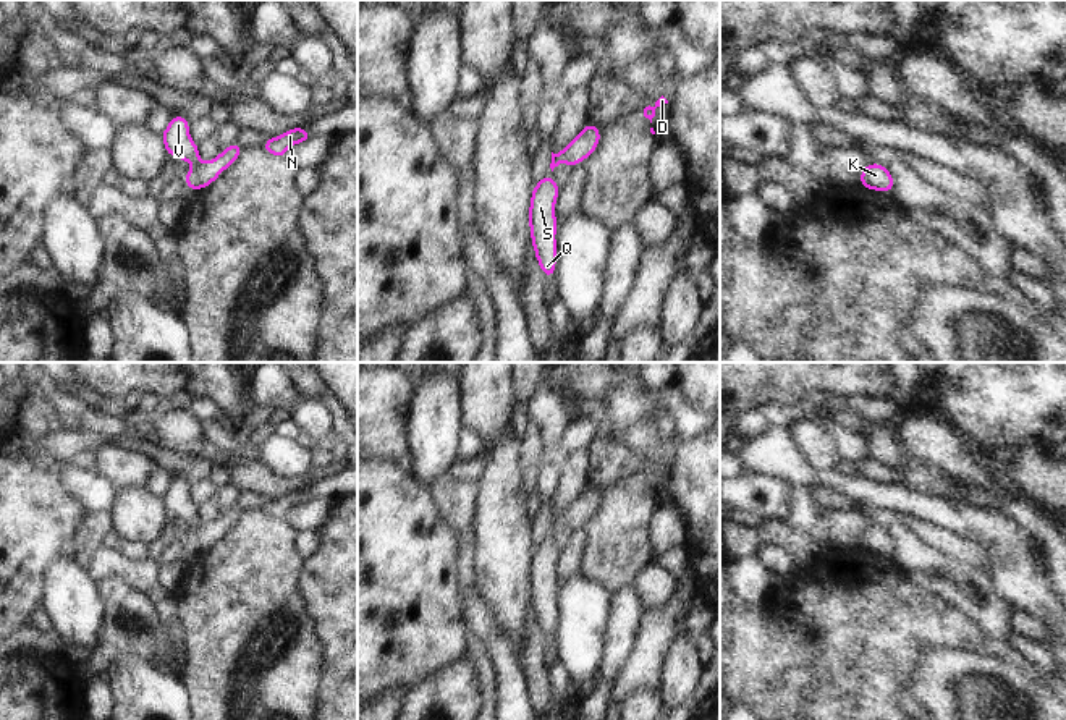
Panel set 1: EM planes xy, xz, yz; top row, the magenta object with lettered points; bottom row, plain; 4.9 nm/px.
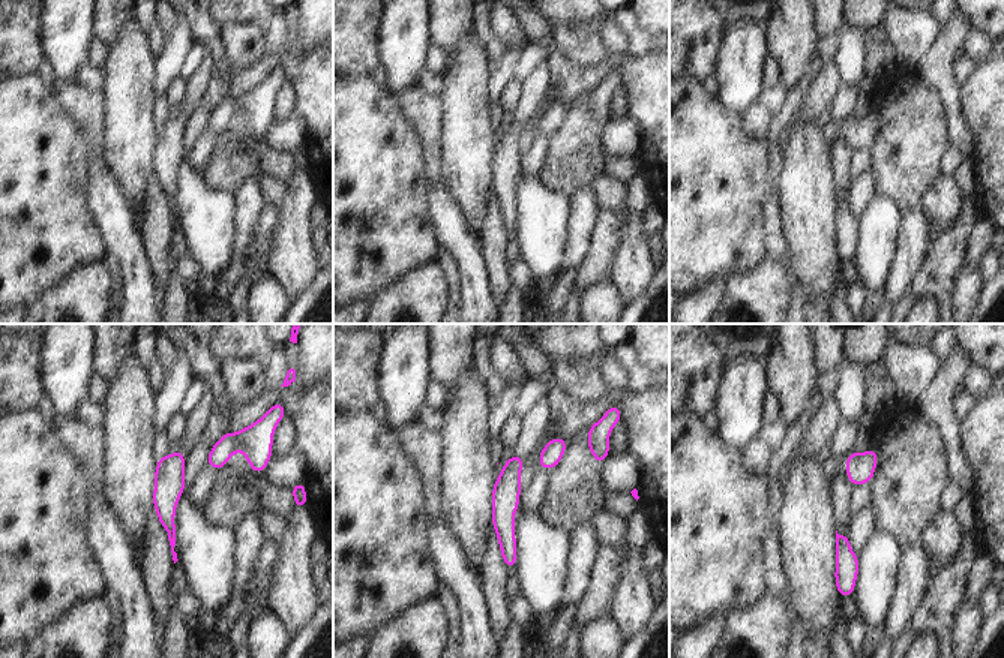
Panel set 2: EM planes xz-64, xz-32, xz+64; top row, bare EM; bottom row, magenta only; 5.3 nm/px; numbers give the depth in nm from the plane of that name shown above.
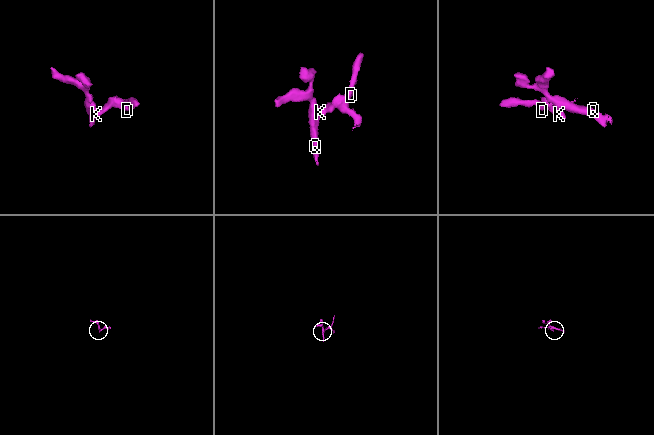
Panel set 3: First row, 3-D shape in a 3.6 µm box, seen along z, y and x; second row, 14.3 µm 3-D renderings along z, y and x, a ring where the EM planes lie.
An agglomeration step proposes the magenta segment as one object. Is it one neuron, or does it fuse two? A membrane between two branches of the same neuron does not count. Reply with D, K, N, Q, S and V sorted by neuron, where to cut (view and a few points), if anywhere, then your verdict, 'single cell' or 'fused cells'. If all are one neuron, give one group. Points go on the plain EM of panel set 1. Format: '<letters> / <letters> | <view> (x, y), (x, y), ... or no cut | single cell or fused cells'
D K N / Q S V | xz (555, 518), (557, 528) | fused cells

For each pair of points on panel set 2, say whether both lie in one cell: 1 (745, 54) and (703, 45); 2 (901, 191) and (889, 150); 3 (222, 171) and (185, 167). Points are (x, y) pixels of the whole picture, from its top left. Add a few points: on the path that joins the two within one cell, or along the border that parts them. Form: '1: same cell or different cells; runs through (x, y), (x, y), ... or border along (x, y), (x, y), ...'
1: different cells; border along (727, 21), (713, 72)
2: same cell; runs through (901, 180), (899, 161)
3: different cells; border along (200, 171), (206, 185)

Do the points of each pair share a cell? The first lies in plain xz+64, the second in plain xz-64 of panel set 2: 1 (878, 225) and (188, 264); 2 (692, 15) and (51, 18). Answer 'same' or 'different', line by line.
1: different
2: different

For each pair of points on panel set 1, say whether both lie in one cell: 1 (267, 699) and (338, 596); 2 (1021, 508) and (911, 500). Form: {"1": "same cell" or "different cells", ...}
{"1": "different cells", "2": "different cells"}

